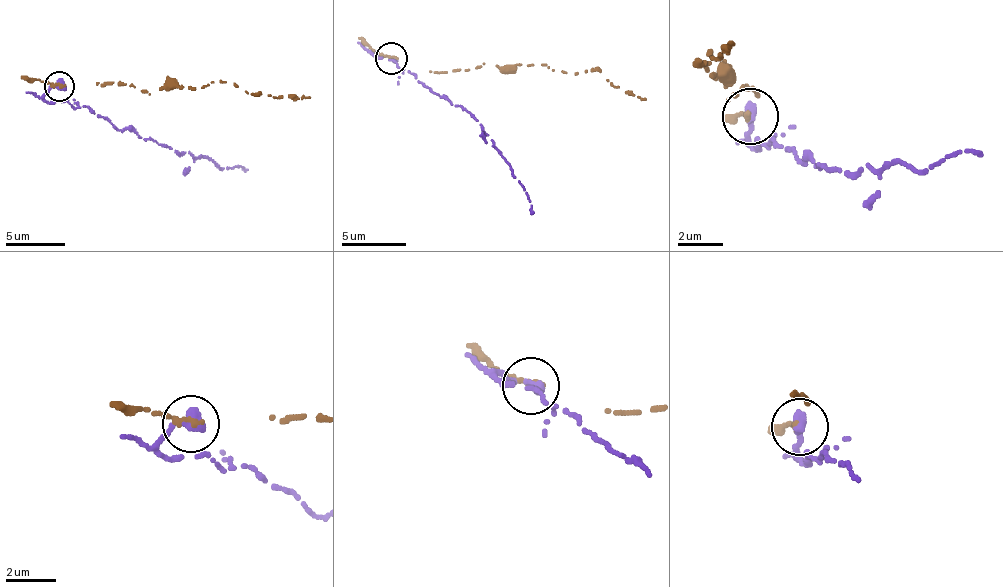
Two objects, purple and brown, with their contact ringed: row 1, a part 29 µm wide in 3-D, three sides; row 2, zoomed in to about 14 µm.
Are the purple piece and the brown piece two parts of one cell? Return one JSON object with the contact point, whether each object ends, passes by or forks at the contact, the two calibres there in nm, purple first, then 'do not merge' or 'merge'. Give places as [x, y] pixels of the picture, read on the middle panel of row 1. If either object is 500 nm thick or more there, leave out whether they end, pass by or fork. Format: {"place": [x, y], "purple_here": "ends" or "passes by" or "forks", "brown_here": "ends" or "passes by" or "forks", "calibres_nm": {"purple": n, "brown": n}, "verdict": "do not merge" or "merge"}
{"place": [391, 58], "purple_here": "ends", "brown_here": "ends", "calibres_nm": {"purple": 440, "brown": 280}, "verdict": "do not merge"}

